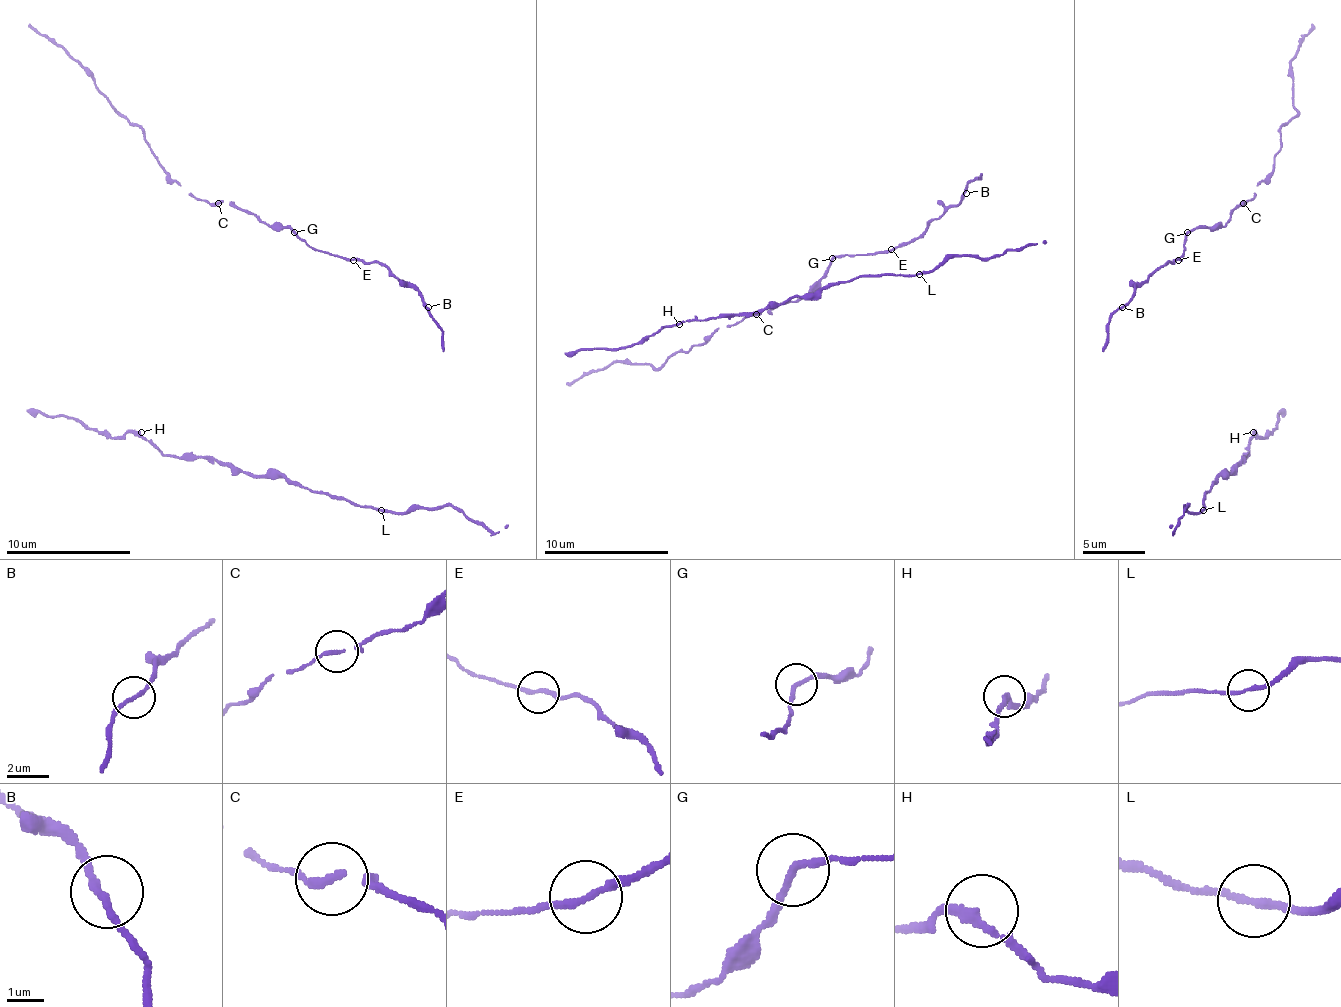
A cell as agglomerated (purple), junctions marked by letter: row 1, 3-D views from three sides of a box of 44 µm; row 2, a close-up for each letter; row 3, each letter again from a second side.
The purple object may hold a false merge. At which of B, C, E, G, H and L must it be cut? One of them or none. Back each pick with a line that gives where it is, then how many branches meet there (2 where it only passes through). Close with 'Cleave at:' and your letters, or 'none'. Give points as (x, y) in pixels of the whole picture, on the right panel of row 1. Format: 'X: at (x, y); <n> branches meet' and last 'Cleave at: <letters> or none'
Cleave at: none

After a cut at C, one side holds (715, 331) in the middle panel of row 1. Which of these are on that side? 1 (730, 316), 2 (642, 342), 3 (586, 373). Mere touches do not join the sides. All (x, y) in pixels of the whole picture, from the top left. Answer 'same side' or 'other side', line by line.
1: other side
2: other side
3: same side

